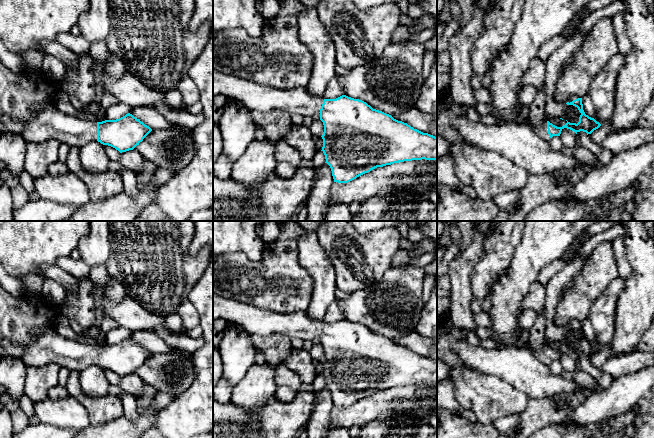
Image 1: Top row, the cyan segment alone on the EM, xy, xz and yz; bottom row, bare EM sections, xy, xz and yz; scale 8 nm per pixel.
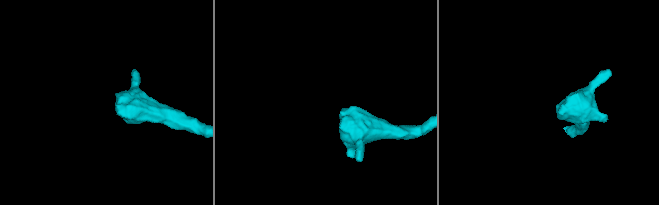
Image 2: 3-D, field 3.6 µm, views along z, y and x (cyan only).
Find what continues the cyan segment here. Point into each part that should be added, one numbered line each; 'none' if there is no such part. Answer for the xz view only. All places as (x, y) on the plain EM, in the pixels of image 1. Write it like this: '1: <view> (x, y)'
1: xz (254, 320)

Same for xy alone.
1: xy (50, 347)

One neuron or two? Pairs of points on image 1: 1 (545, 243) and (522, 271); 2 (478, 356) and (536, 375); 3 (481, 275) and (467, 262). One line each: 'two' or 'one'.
1: one
2: one
3: two

